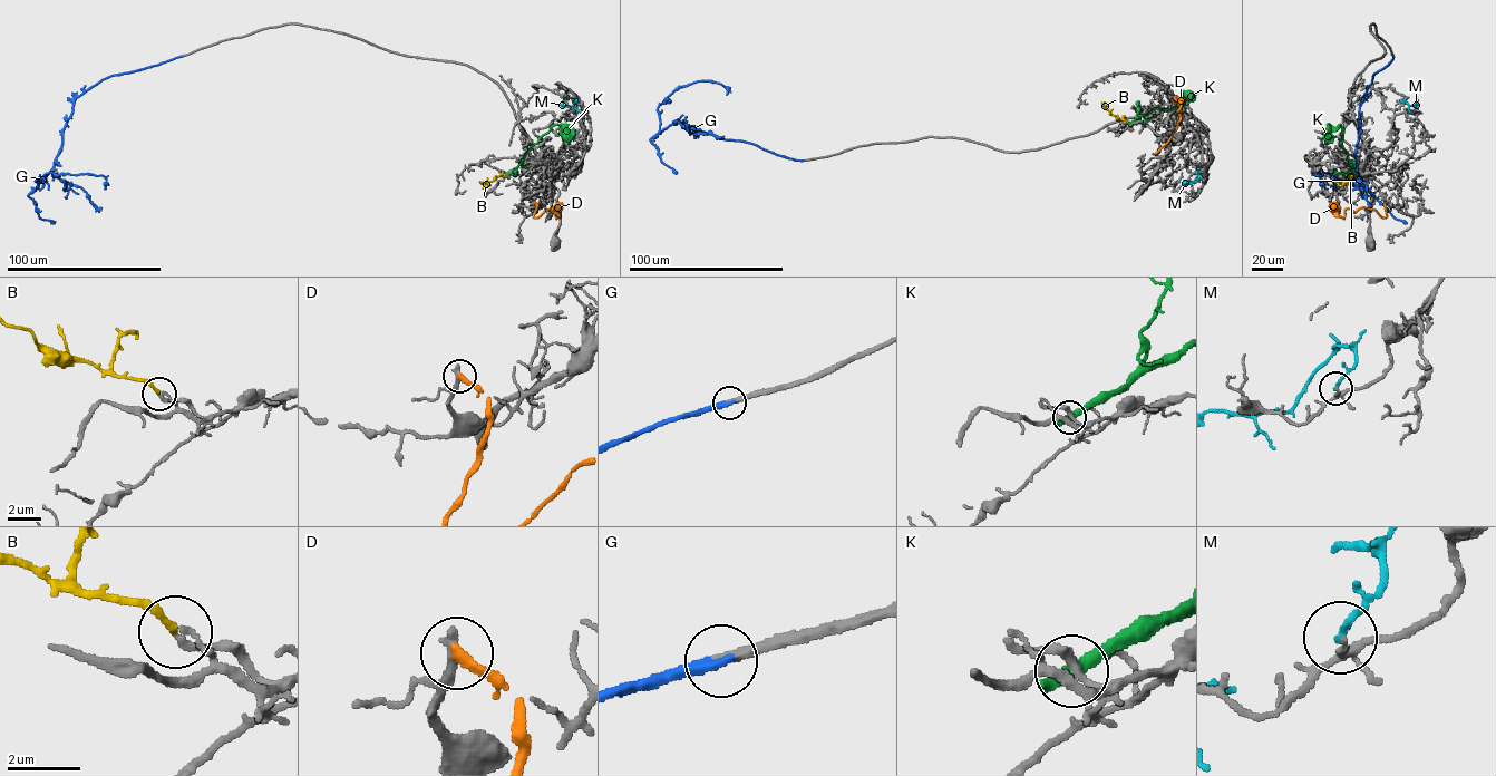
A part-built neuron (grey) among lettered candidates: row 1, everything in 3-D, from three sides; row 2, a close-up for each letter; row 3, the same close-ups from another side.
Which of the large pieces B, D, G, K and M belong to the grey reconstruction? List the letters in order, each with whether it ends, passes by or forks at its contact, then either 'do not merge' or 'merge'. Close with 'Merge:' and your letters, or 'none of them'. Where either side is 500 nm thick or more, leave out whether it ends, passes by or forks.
B: it ends there; merge
D: it ends there; do not merge
G: it ends there; merge
K: do not merge
M: it ends there; do not merge
Merge: B, G

